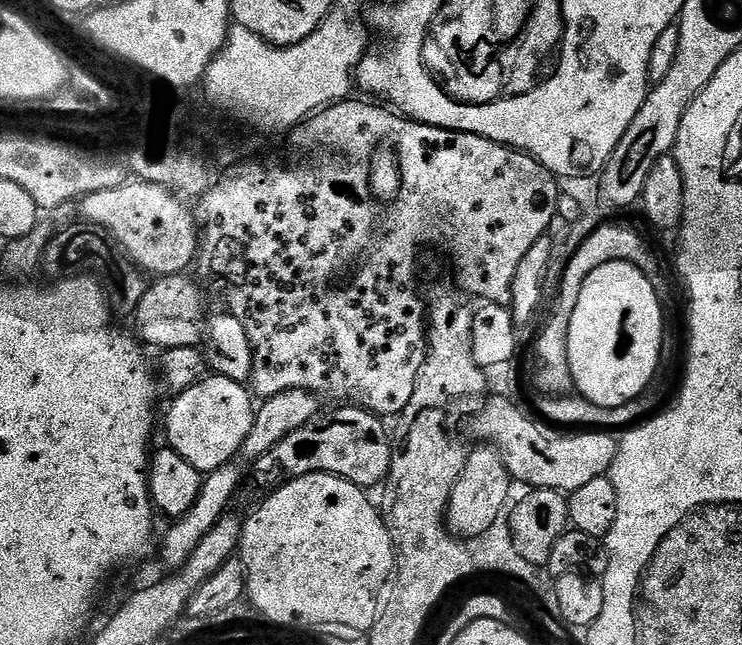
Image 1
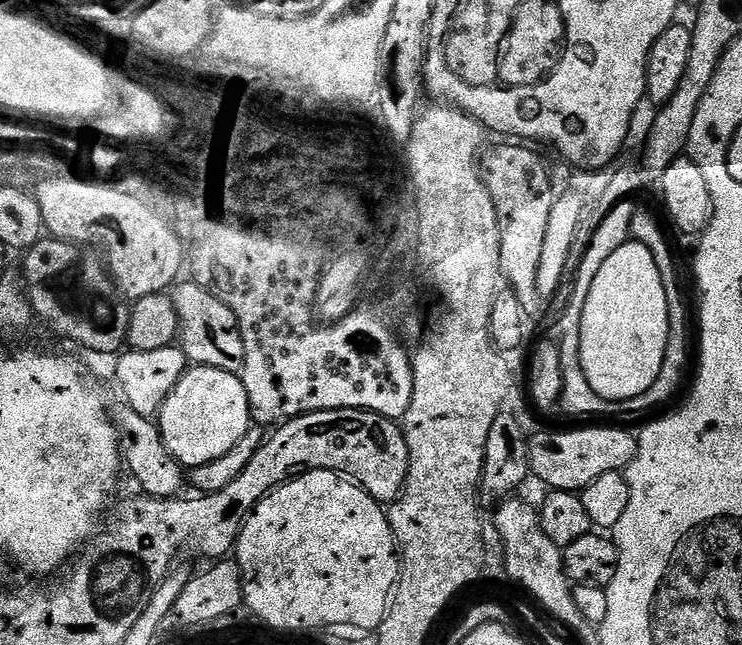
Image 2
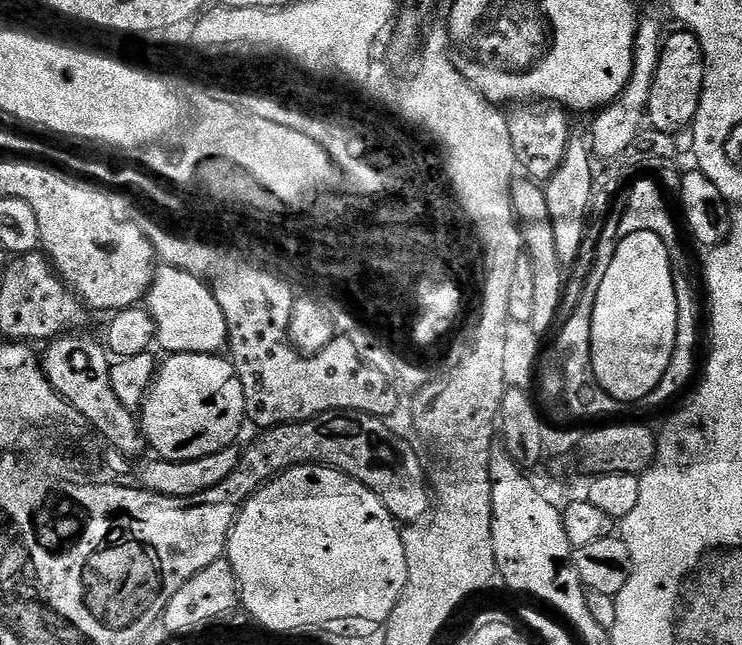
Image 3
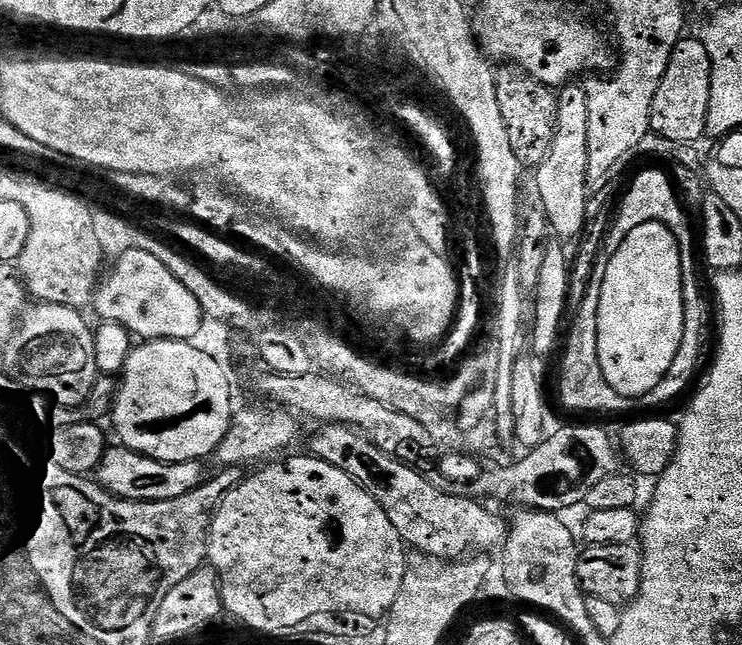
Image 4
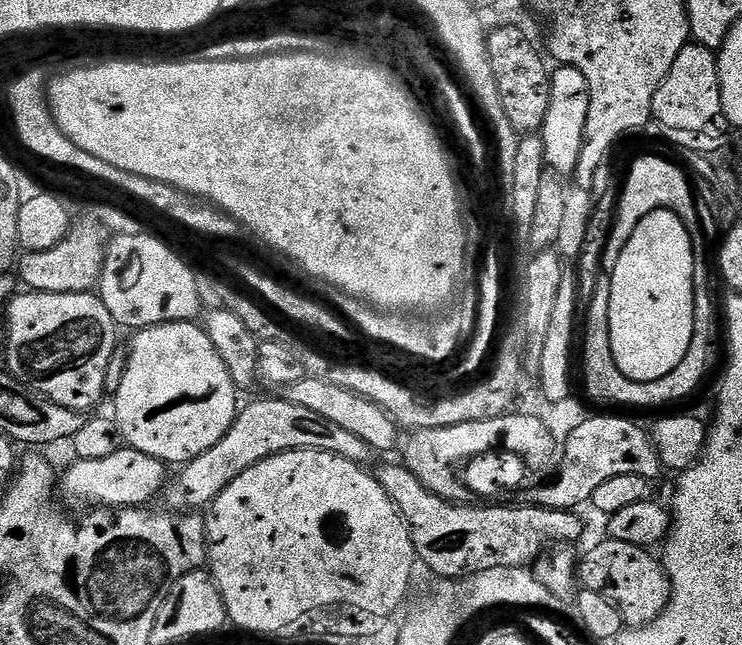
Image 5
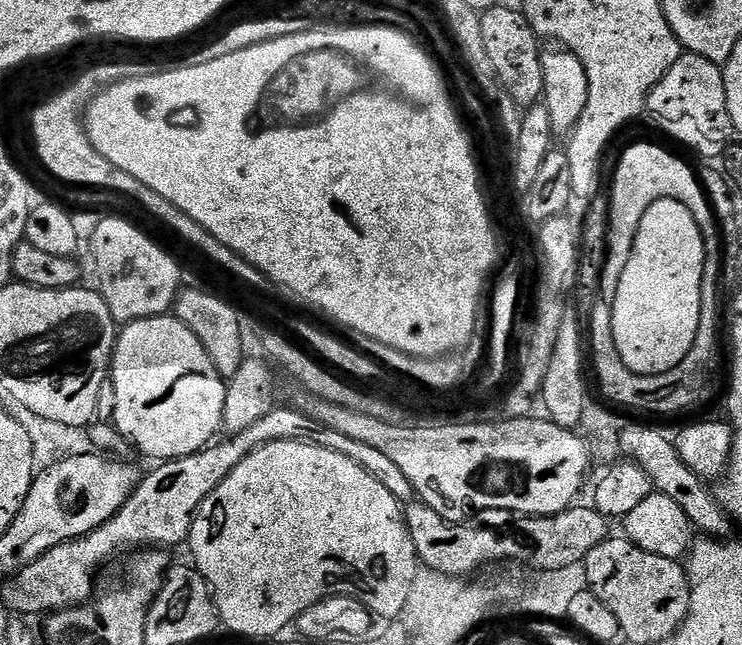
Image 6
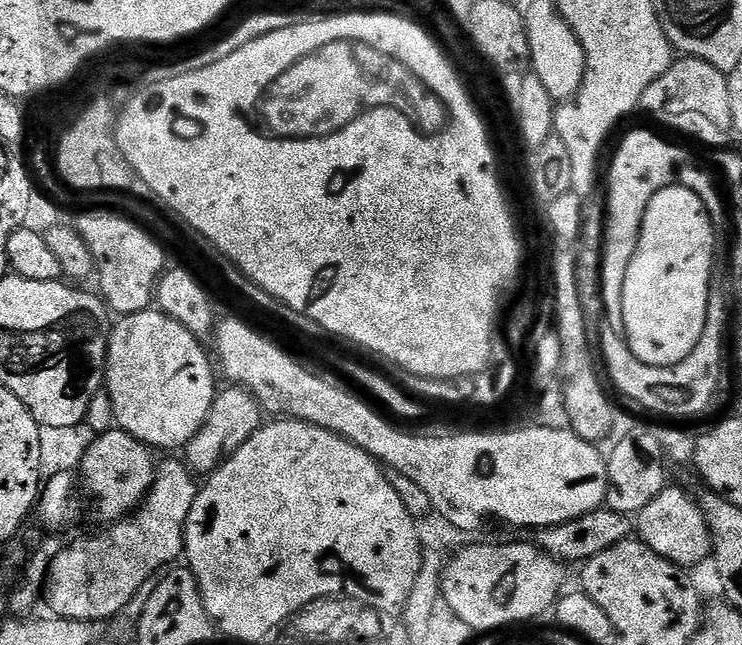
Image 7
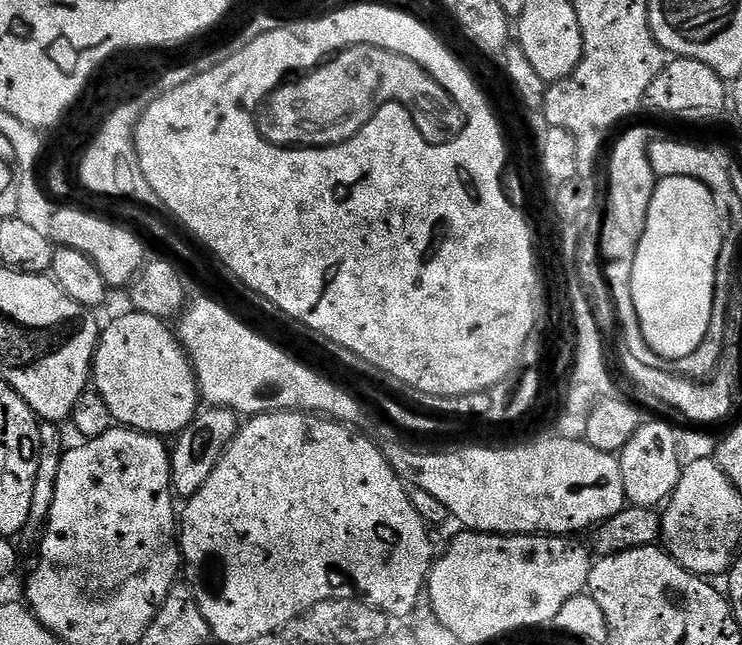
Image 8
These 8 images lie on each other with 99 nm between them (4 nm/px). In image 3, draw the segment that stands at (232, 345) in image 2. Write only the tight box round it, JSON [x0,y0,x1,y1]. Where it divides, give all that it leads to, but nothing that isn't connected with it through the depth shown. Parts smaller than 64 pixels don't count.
[146,267,228,354]

